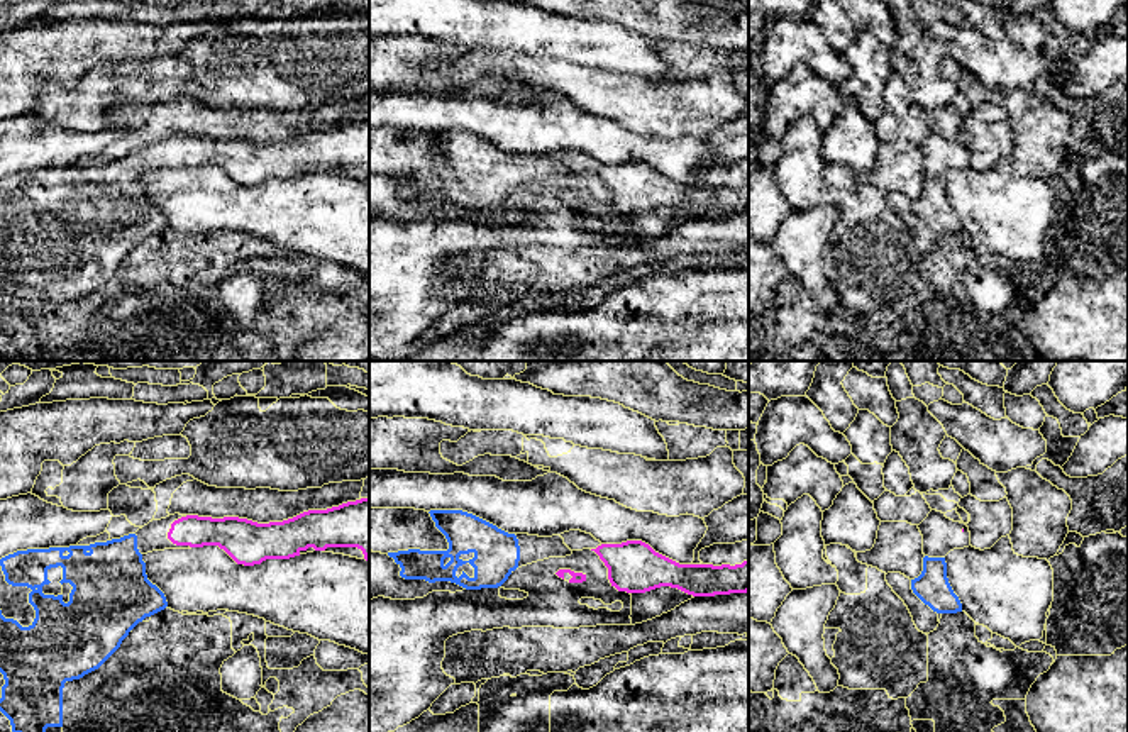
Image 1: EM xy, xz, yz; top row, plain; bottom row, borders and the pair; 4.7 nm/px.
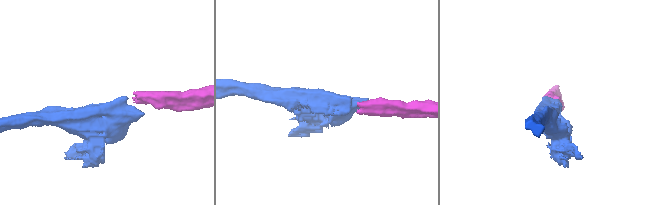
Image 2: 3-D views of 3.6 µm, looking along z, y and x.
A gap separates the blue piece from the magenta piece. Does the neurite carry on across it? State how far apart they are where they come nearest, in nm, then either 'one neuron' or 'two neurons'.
150 nm | one neuron

